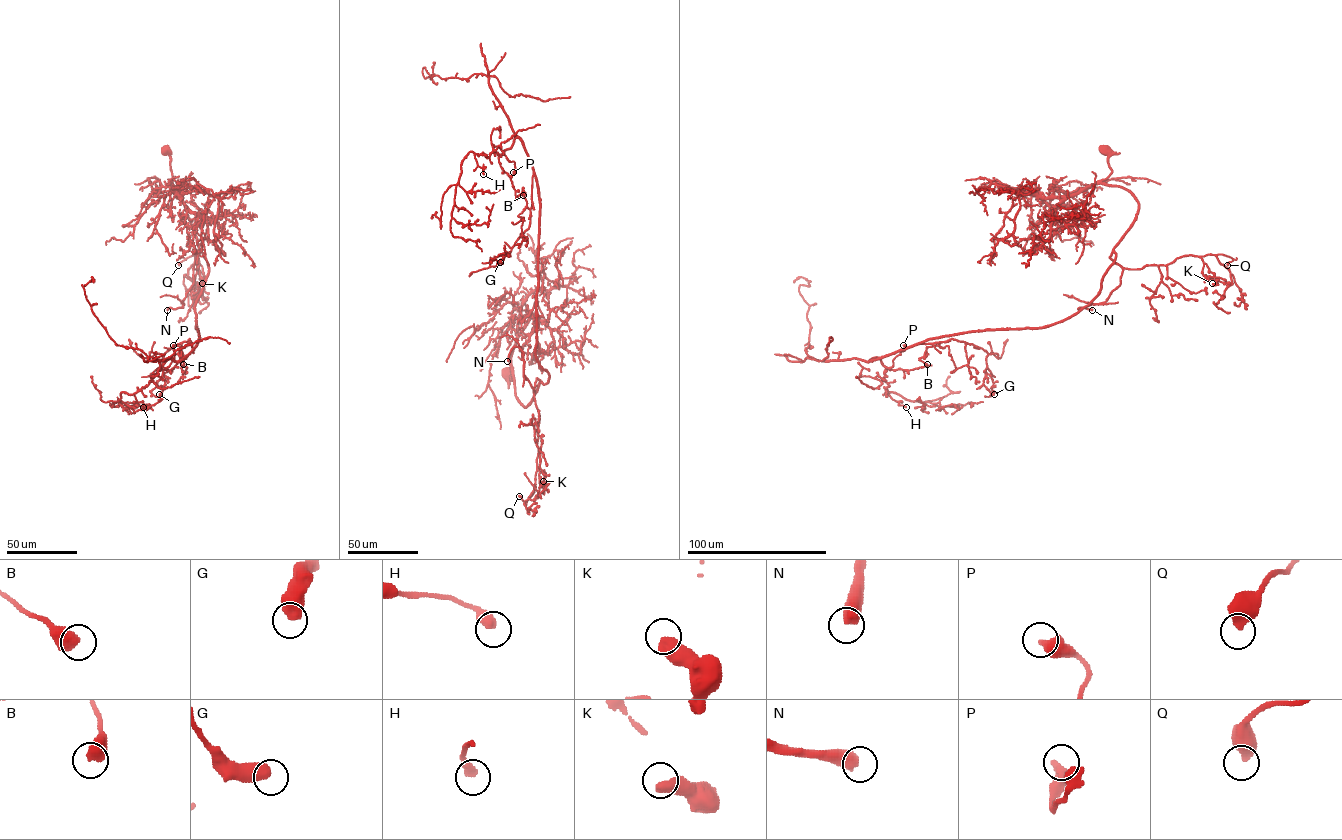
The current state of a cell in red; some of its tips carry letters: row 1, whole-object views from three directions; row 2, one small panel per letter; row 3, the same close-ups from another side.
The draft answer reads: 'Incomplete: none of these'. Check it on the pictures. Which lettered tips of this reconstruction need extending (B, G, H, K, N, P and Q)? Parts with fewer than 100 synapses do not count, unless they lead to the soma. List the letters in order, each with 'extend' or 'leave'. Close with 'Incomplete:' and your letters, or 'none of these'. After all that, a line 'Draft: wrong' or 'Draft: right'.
B: leave
G: leave
H: leave
K: leave
N: extend
P: leave
Q: leave
Incomplete: N
Draft: wrong

